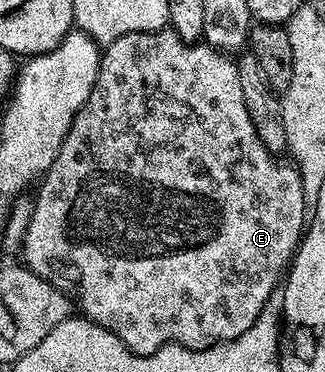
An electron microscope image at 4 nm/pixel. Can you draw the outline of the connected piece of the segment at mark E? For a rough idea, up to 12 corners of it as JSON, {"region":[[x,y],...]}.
{"region":[[102,51],[28,270],[134,354],[253,328],[309,216],[234,57]]}

